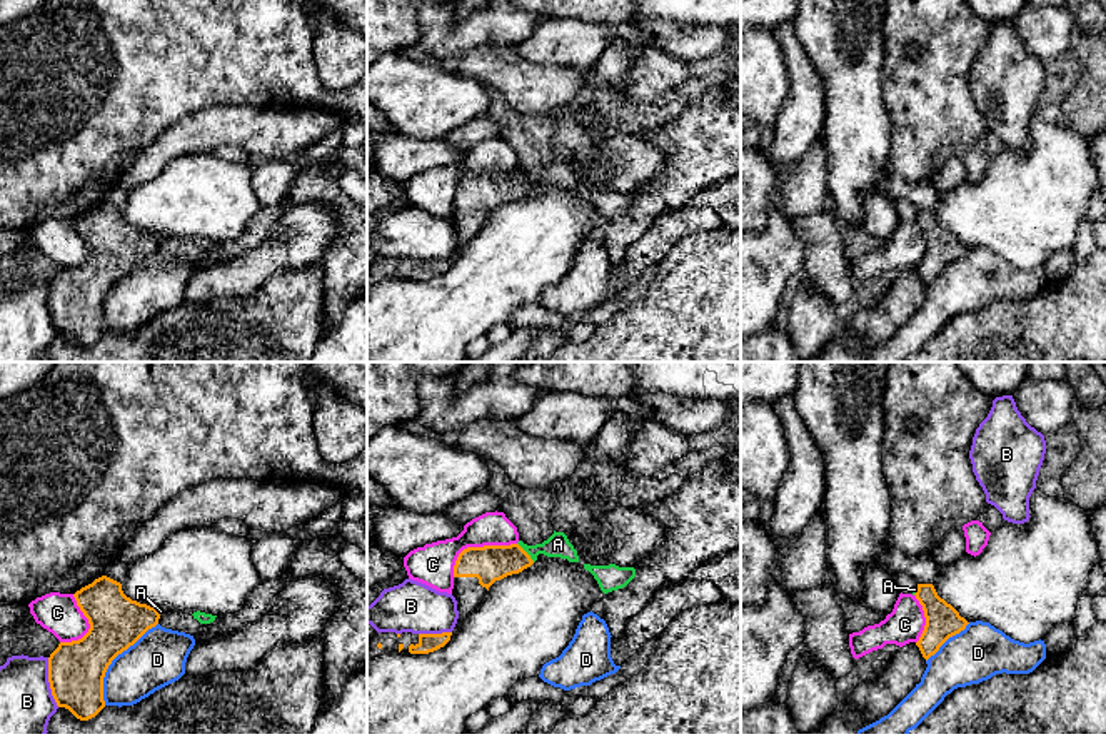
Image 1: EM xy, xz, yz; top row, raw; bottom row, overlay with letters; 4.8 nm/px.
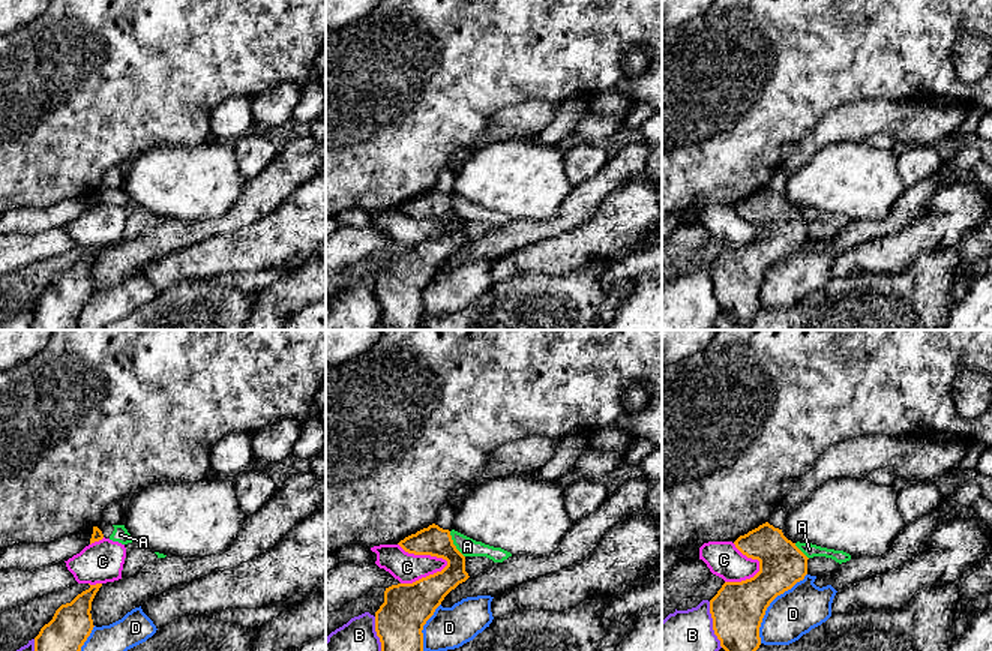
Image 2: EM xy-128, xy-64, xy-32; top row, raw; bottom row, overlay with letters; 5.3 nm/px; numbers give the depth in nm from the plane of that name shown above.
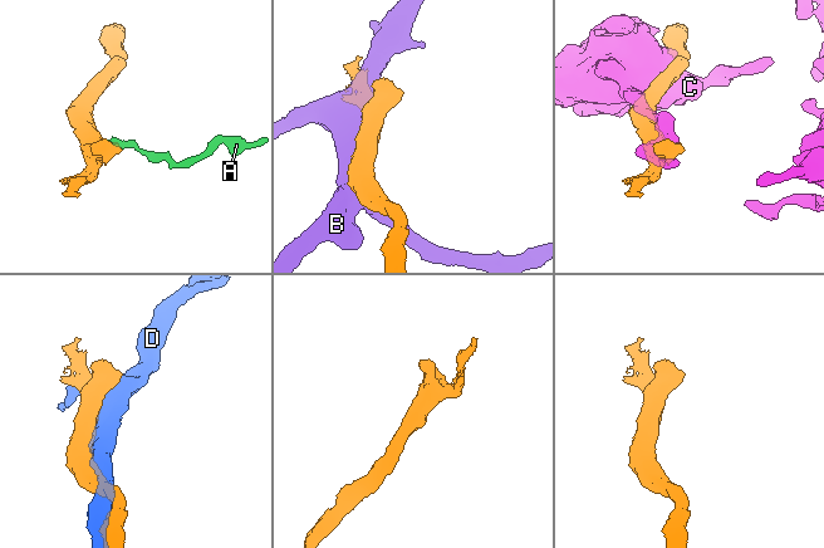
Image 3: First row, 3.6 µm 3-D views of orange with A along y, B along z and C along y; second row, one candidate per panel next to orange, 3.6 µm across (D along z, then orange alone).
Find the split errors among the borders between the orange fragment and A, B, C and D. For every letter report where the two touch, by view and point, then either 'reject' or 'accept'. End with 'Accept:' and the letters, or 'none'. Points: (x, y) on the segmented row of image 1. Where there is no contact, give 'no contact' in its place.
A: meets orange in xz at (526, 553); reject
B: meets orange in xy at (49, 681); reject
C: meets orange in xz at (476, 547); reject
D: meets orange in xy at (112, 659); reject
Accept: none

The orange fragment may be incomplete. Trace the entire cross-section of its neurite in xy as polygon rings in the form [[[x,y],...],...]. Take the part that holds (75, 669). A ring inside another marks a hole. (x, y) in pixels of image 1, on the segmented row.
[[[102,576],[73,594],[77,606],[88,619],[88,632],[72,642],[60,642],[48,657],[48,682],[58,707],[68,709],[77,719],[88,721],[103,707],[103,677],[112,661],[133,646],[148,629],[158,624],[155,607],[127,597],[122,584]]]

